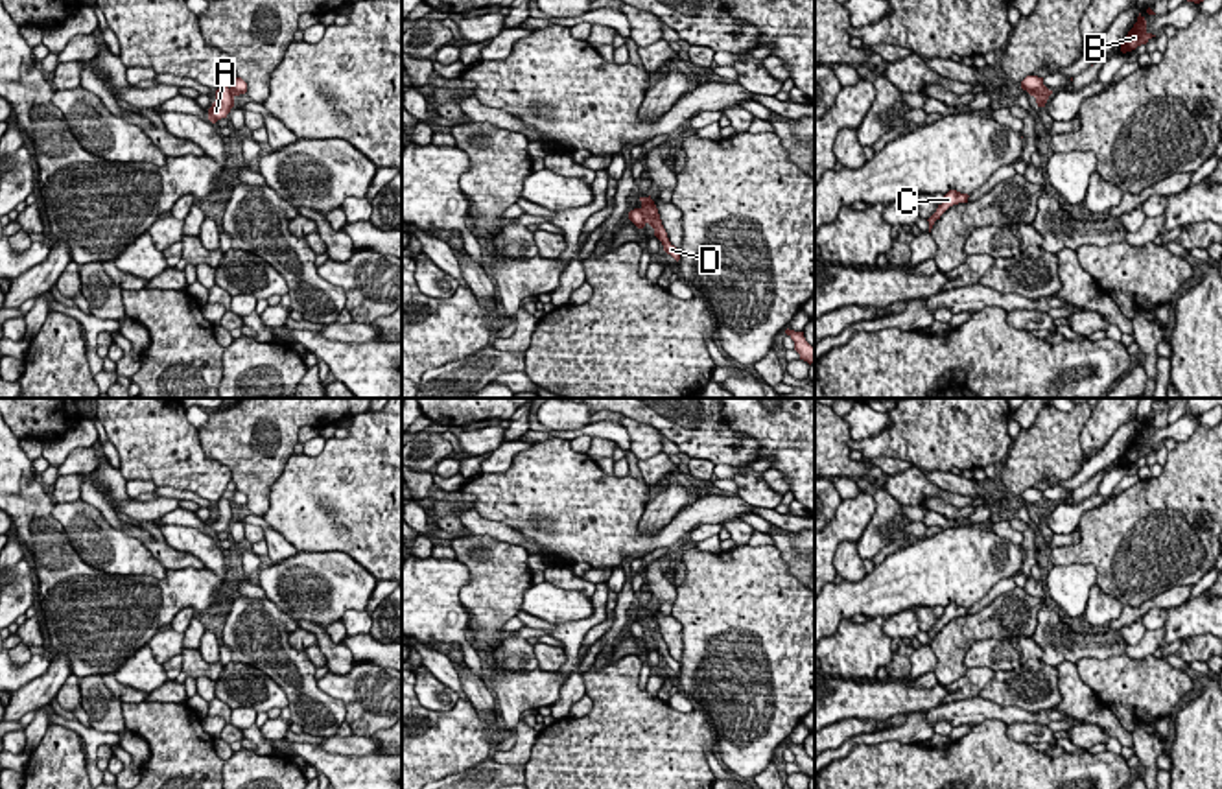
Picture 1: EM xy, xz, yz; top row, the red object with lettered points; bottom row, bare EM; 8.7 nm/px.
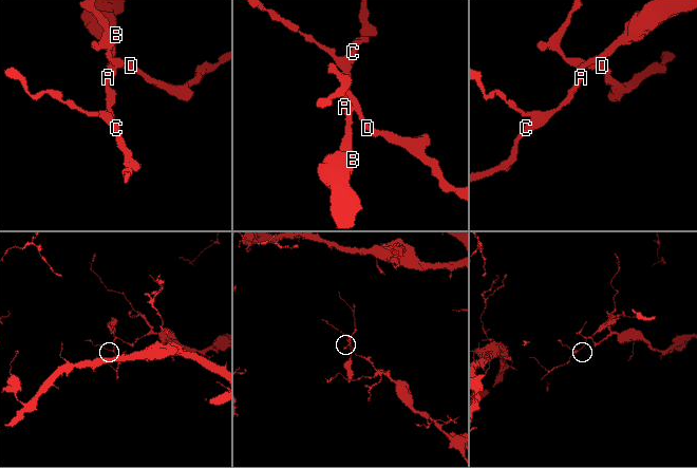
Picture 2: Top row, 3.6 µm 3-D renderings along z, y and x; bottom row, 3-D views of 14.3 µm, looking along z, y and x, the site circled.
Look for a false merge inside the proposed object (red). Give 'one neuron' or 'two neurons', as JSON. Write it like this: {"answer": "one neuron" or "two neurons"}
{"answer": "two neurons"}

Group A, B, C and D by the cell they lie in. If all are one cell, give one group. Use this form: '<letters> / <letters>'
A B C / D

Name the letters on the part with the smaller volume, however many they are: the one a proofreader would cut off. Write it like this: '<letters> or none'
A, B, C

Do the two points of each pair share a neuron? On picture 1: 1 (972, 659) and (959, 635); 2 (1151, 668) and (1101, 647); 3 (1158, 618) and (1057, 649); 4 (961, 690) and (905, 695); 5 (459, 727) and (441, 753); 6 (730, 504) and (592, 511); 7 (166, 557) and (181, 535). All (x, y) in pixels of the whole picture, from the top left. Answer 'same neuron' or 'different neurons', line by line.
1: different neurons
2: different neurons
3: different neurons
4: different neurons
5: same neuron
6: same neuron
7: different neurons

